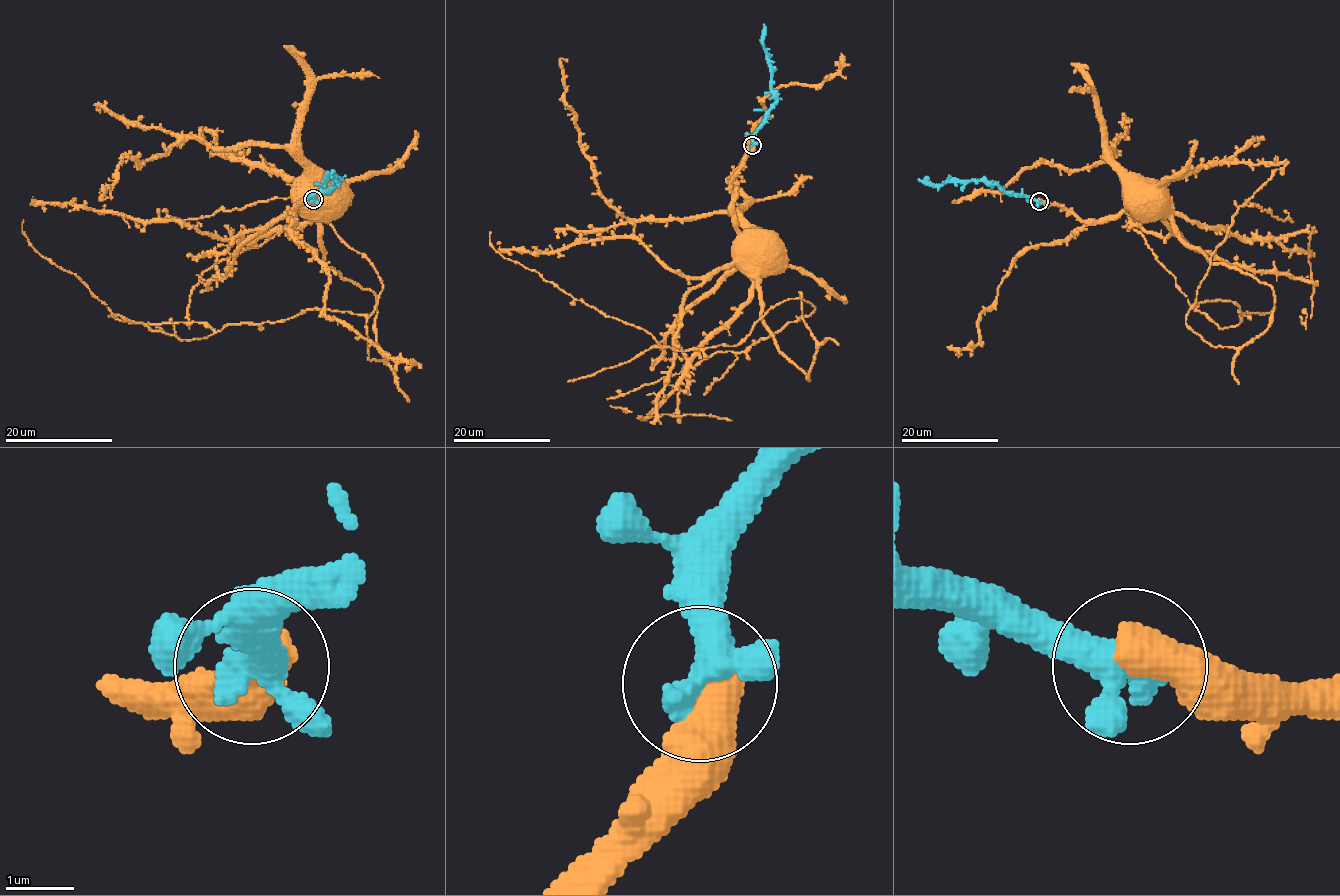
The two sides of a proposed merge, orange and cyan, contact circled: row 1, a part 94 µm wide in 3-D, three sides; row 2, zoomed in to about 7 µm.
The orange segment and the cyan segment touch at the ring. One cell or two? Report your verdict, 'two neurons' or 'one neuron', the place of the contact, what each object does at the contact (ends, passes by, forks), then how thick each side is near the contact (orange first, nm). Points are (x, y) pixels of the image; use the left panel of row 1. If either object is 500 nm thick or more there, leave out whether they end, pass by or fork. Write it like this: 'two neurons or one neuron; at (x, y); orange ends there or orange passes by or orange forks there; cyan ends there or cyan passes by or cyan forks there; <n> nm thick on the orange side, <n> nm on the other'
one neuron; at (313, 199); 650 nm thick on the orange side, 400 nm on the other

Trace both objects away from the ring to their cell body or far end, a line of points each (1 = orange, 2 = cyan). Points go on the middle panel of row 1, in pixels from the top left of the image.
1: (752, 145), (752, 151), (736, 173), (732, 221), (741, 233), (749, 232), (756, 239), (757, 248)
2: (752, 145), (752, 138), (764, 114), (775, 100), (775, 92), (770, 85), (770, 64), (762, 41), (763, 24)

